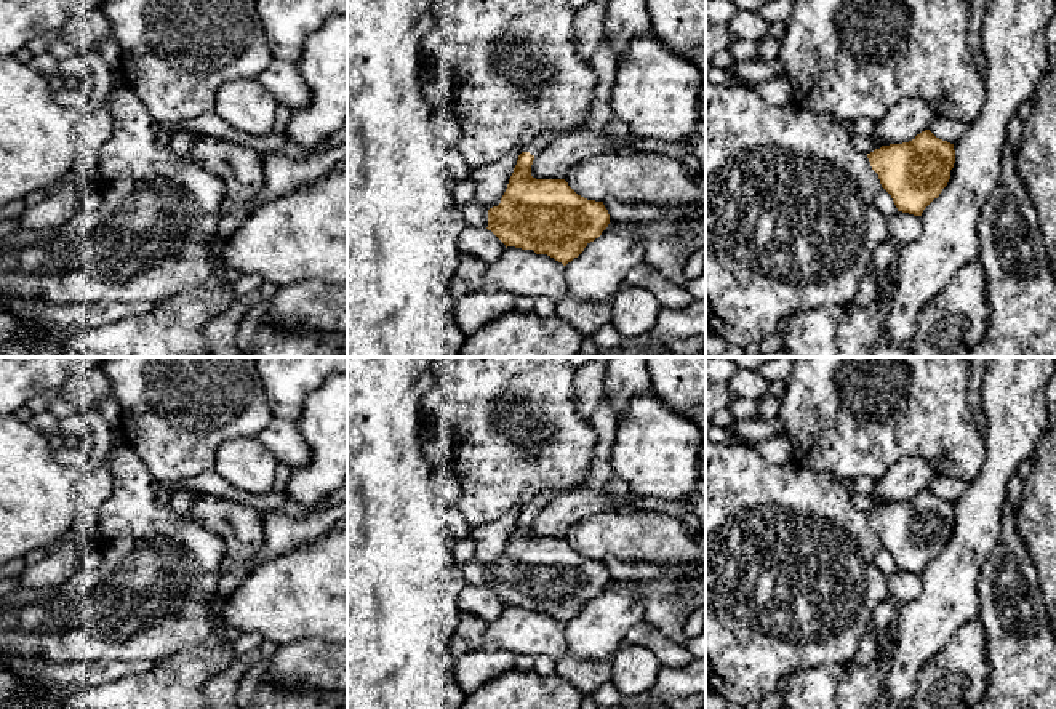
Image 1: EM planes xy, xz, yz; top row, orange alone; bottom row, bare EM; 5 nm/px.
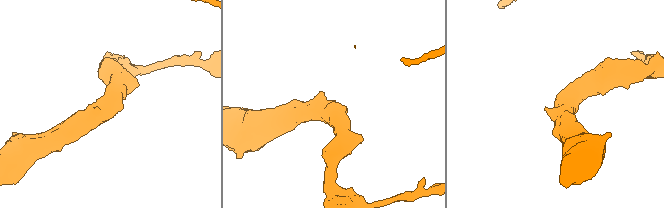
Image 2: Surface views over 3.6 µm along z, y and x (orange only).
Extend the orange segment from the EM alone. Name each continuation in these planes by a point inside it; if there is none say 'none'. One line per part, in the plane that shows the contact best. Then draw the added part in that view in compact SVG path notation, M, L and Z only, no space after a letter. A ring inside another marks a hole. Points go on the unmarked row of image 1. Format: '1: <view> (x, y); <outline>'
1: xz (541, 500); M542 491L526 507L523 507L523 511L530 511L536 515L558 493L560 491Z

